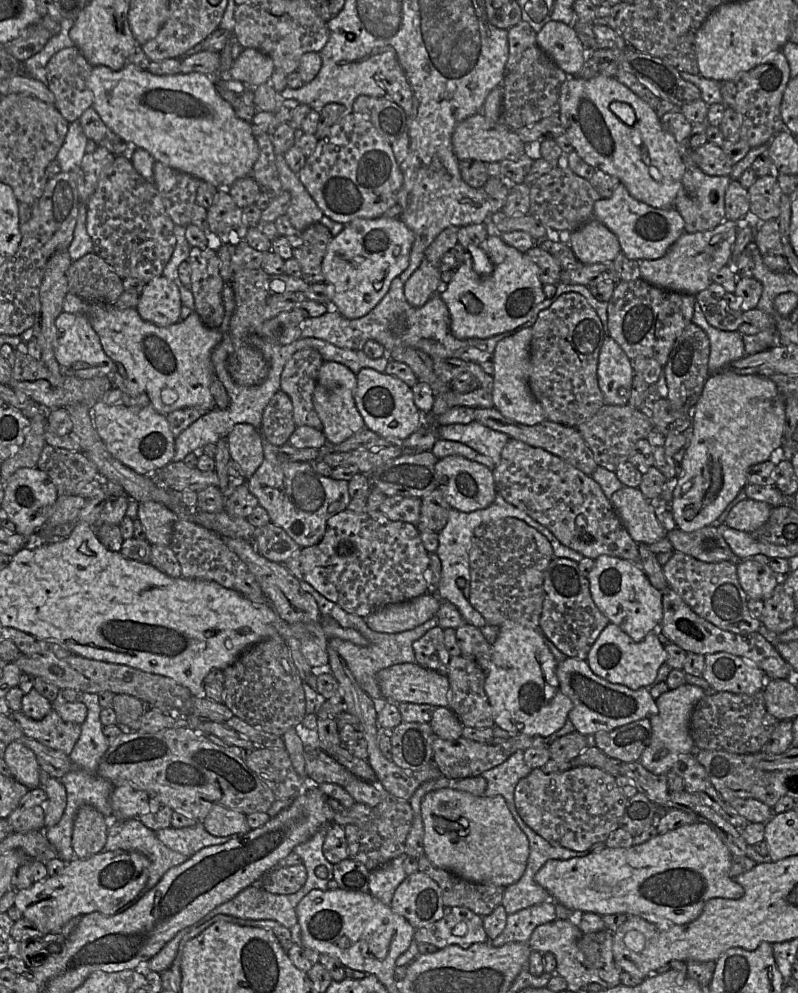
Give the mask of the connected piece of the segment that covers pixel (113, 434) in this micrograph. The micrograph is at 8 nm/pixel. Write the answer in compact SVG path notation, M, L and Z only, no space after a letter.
M113 388L90 409L93 426L114 458L136 473L156 475L157 470L173 460L176 438L166 416L159 414L151 404L127 406L122 403L122 394L121 390Z

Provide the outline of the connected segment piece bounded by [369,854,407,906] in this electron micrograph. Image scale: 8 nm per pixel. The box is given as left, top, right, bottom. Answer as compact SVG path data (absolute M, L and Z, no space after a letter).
M403 854L370 871L370 893L386 905L391 906L395 890L407 876L403 866L404 857Z

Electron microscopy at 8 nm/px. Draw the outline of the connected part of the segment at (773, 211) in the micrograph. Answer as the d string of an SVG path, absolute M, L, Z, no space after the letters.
M774 174L757 177L748 188L750 222L758 228L761 221L777 219L780 215L781 190Z

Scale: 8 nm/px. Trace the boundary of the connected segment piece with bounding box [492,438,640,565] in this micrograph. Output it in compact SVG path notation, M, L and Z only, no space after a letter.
M510 438L503 447L500 462L492 472L497 493L545 526L564 546L593 560L601 555L609 555L640 565L638 544L631 538L601 487L591 476L541 448L514 438Z

